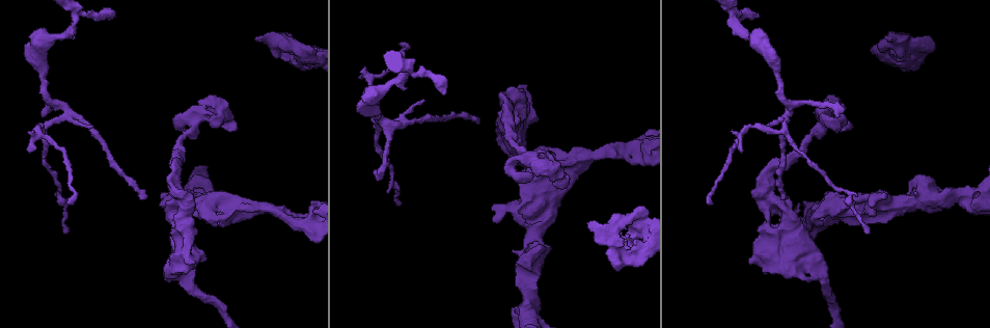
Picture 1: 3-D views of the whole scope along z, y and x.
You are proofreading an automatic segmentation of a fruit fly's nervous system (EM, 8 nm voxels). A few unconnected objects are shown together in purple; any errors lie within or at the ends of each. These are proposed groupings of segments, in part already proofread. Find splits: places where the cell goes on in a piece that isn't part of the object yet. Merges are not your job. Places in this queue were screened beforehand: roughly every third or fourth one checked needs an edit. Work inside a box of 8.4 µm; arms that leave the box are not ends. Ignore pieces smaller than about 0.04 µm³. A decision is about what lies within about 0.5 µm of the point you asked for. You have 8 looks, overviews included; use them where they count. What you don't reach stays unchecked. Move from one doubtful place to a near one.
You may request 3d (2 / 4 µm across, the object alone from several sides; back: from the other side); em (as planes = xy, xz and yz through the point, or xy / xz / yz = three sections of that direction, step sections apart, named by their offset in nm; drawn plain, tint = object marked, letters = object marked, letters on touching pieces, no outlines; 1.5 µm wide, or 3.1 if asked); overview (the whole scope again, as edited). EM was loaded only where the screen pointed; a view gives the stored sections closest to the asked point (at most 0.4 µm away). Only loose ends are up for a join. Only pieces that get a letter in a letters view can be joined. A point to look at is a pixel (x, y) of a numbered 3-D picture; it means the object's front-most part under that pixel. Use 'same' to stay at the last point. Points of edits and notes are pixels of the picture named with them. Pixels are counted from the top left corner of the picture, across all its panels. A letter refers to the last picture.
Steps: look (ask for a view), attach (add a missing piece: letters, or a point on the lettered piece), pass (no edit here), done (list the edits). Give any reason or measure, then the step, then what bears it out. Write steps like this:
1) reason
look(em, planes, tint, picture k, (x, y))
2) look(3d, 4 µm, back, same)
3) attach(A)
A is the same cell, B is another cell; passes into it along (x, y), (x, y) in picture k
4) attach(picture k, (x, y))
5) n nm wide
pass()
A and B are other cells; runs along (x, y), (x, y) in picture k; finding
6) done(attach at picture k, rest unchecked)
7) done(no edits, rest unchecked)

branch stops here
look(em, planes, letters, picture 1, (887, 39))

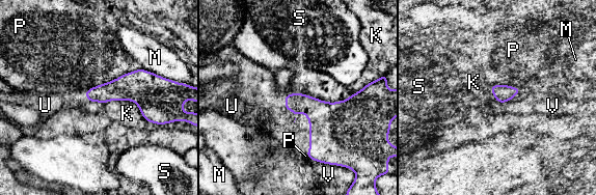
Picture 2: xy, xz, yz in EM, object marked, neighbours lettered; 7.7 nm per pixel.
K touches over 550 nm
attach(U)
U is the same cell, K, M, P, S and V are other cells; it goes on there

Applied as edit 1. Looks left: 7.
look(3d, 2 µm, picture 1, (145, 196))

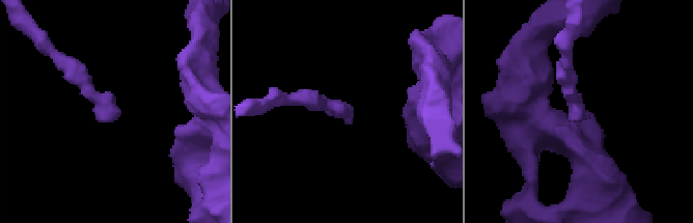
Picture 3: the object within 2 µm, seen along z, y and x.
shape alone is not enough
look(em, xz, step 4, letters, picture 3, (347, 119))

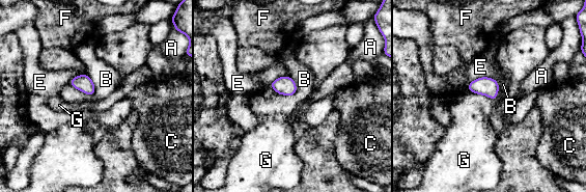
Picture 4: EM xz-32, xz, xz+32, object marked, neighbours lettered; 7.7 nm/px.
E touches over 220 nm
pass()
A, B, C, E, F and G are other cells; no lettered piece goes on from it

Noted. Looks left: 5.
see it whole again
look(overview)

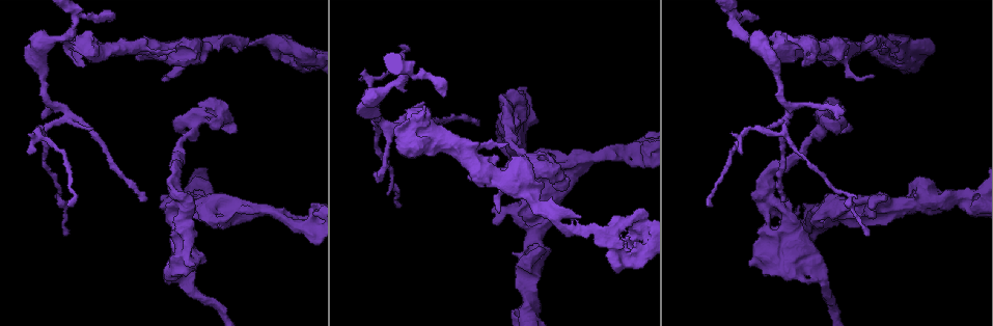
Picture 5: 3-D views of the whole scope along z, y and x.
thin end
look(3d, 2 µm, picture 5, (767, 126))

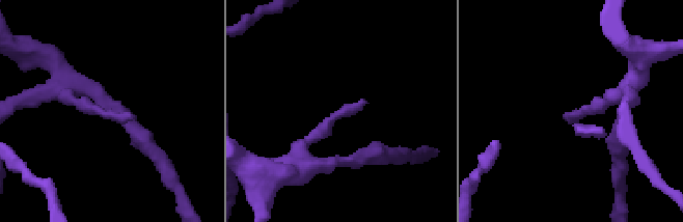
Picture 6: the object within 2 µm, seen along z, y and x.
look(em, xz, step 4, tint, picture 6, (564, 118))

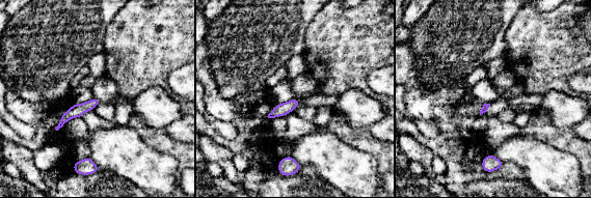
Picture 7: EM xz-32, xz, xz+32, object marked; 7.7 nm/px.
look(em, planes, letters, same)

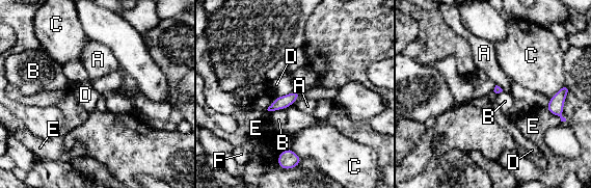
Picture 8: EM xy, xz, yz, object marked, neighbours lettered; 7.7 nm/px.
pass()
A, B, C, D, E and F are other cells; border along (296, 90), (277, 97) in picture 8; none of them fits

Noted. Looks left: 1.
done(attach at picture 2, rest unchecked)

